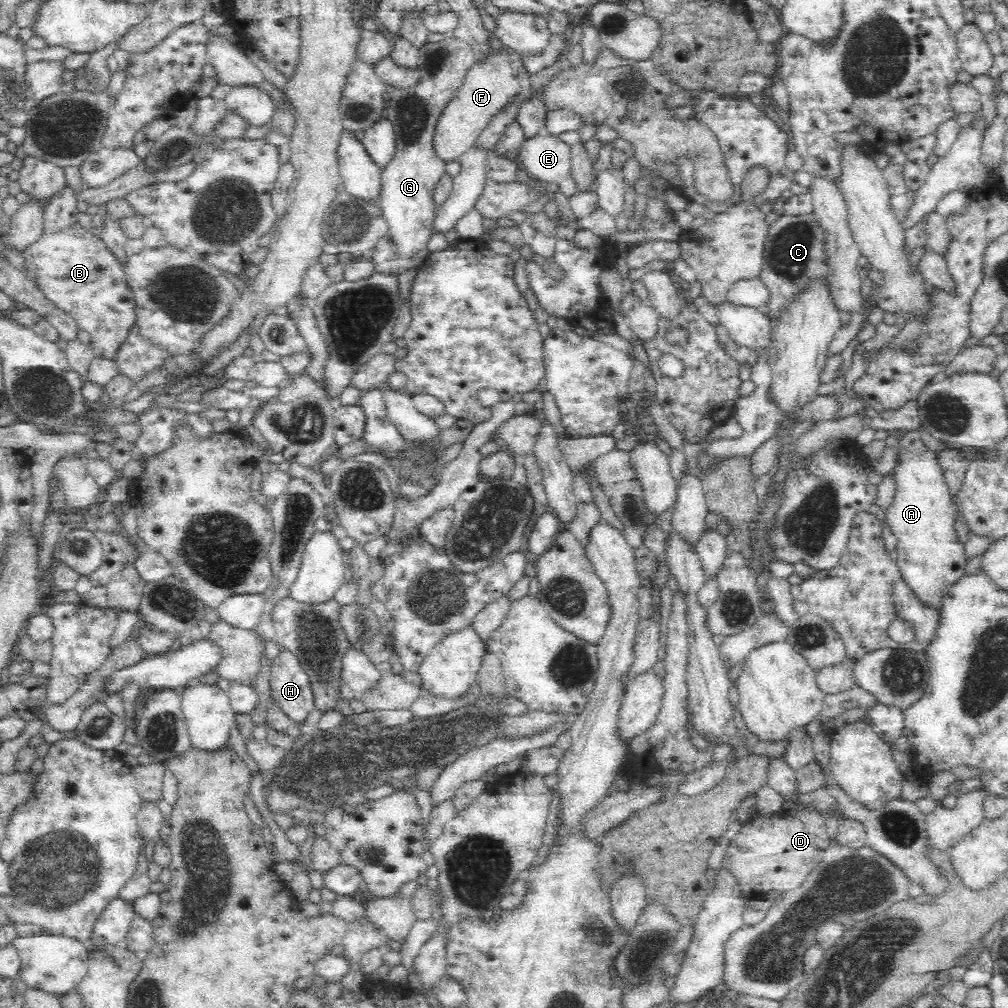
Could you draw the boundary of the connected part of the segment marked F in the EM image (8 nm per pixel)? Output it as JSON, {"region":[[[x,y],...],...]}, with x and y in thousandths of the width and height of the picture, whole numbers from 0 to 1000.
{"region":[[[503,46],[482,50],[470,61],[460,73],[456,87],[439,107],[431,134],[433,151],[442,160],[450,160],[460,153],[468,144],[472,135],[487,122],[488,117],[500,107],[521,98],[526,93],[526,74],[520,63],[520,54],[516,54]]]}

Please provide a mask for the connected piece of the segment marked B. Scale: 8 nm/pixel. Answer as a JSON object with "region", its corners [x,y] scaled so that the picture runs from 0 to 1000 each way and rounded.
{"region":[[[69,186],[55,190],[50,194],[48,212],[45,214],[40,236],[22,247],[21,252],[29,272],[36,277],[37,289],[54,305],[66,310],[79,326],[89,331],[94,354],[112,357],[135,324],[134,296],[124,282],[120,260],[99,235],[93,234],[78,222],[77,211],[76,194]]]}

